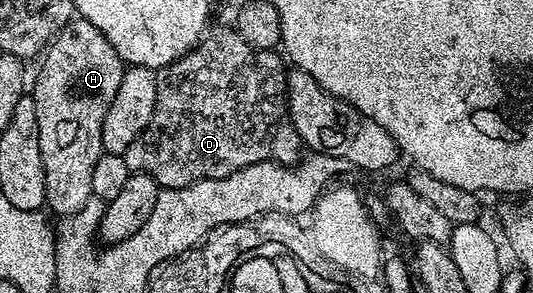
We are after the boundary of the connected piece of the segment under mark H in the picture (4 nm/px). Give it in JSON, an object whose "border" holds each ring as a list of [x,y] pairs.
{"border":[[[81,18],[69,20],[59,30],[42,62],[38,81],[32,84],[32,95],[36,102],[36,122],[40,122],[45,207],[61,218],[76,214],[76,210],[84,210],[93,197],[92,172],[103,154],[104,116],[108,106],[112,106],[112,98],[116,98],[116,92],[120,90],[127,65],[120,54],[116,54],[112,42],[108,42],[92,22]]]}

